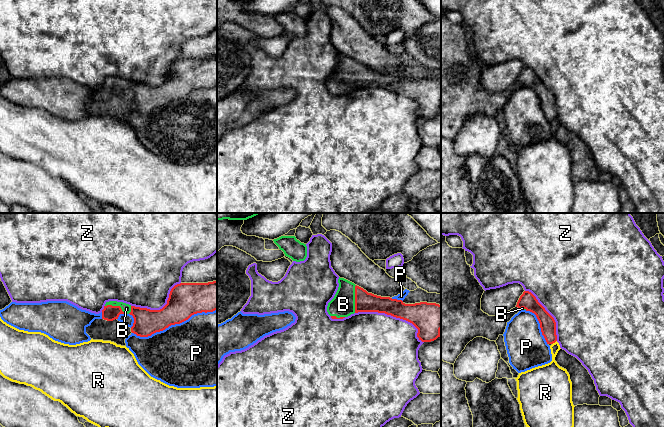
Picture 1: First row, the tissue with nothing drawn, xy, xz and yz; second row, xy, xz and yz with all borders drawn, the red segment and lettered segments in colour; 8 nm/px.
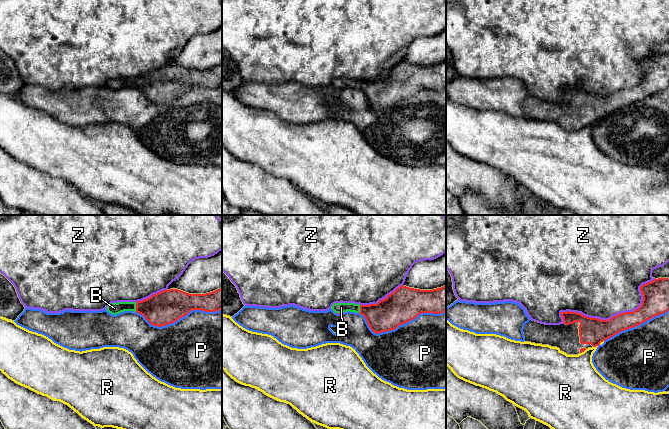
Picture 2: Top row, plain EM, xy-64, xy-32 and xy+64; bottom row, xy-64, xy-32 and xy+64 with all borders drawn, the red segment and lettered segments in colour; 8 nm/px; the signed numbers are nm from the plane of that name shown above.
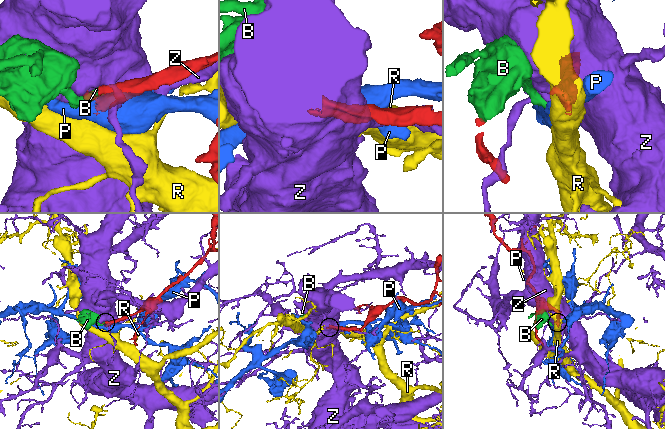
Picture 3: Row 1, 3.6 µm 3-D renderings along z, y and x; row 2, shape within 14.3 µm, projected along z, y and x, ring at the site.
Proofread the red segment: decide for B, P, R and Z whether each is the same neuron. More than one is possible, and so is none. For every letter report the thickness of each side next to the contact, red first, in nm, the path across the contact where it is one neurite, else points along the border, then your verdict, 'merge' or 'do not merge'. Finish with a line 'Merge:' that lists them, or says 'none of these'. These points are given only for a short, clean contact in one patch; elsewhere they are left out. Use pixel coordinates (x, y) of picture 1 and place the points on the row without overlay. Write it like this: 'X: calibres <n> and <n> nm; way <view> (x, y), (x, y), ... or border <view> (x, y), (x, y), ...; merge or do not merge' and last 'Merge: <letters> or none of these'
B: calibres 160 and 190 nm; way xz (364, 78), (355, 75), (349, 75), (343, 80); merge
P: calibres 280 and 500 nm; do not merge
R: calibres 130 and 170 nm; do not merge
Z: calibres 220 and 500 nm; do not merge
Merge: B

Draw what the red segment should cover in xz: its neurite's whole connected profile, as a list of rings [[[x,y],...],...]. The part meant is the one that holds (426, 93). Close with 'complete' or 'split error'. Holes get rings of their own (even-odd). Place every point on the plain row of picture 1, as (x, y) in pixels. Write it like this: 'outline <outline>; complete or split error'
outline [[[339,53],[338,59],[338,66],[327,82],[327,88],[332,95],[343,95],[358,88],[385,89],[412,99],[418,105],[417,113],[422,118],[431,118],[440,113],[441,81],[427,78],[405,80],[402,76],[392,75],[390,73],[381,73],[368,69],[363,64],[344,54]]]; split error

